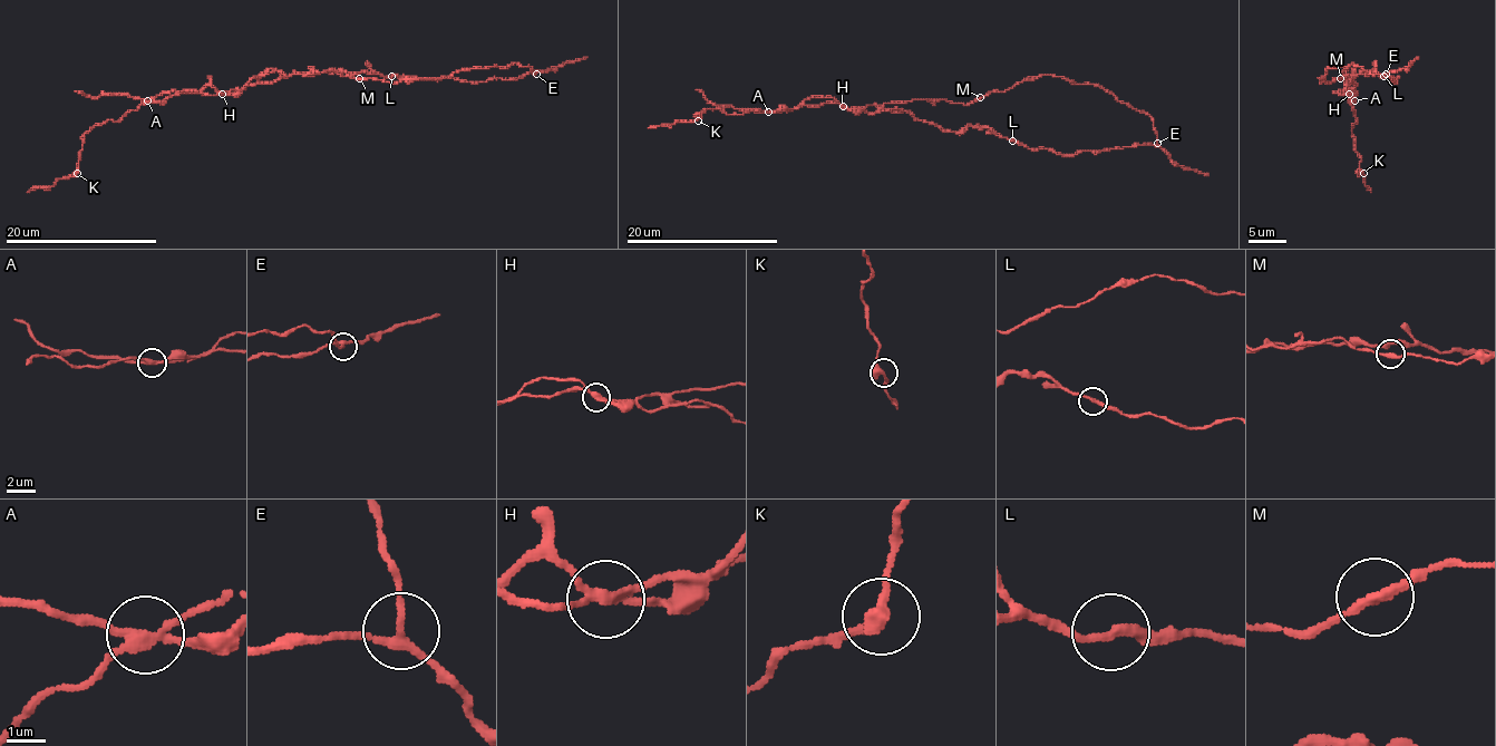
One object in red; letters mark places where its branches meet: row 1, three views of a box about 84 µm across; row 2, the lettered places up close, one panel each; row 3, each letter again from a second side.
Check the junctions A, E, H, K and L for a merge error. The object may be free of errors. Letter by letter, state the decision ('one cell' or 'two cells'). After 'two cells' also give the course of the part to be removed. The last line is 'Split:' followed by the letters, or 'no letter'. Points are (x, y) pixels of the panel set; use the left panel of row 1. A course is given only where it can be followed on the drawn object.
A: one cell
E: one cell
H: one cell
K: one cell
L: one cell
Split: no letter

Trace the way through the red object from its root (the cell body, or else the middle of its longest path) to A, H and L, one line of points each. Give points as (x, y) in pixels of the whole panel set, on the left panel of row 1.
A: (289, 76), (223, 93), (204, 86), (198, 91), (177, 91), (162, 100), (147, 100)
H: (289, 76), (221, 93)
L: (289, 76), (295, 73), (375, 73), (391, 76)

